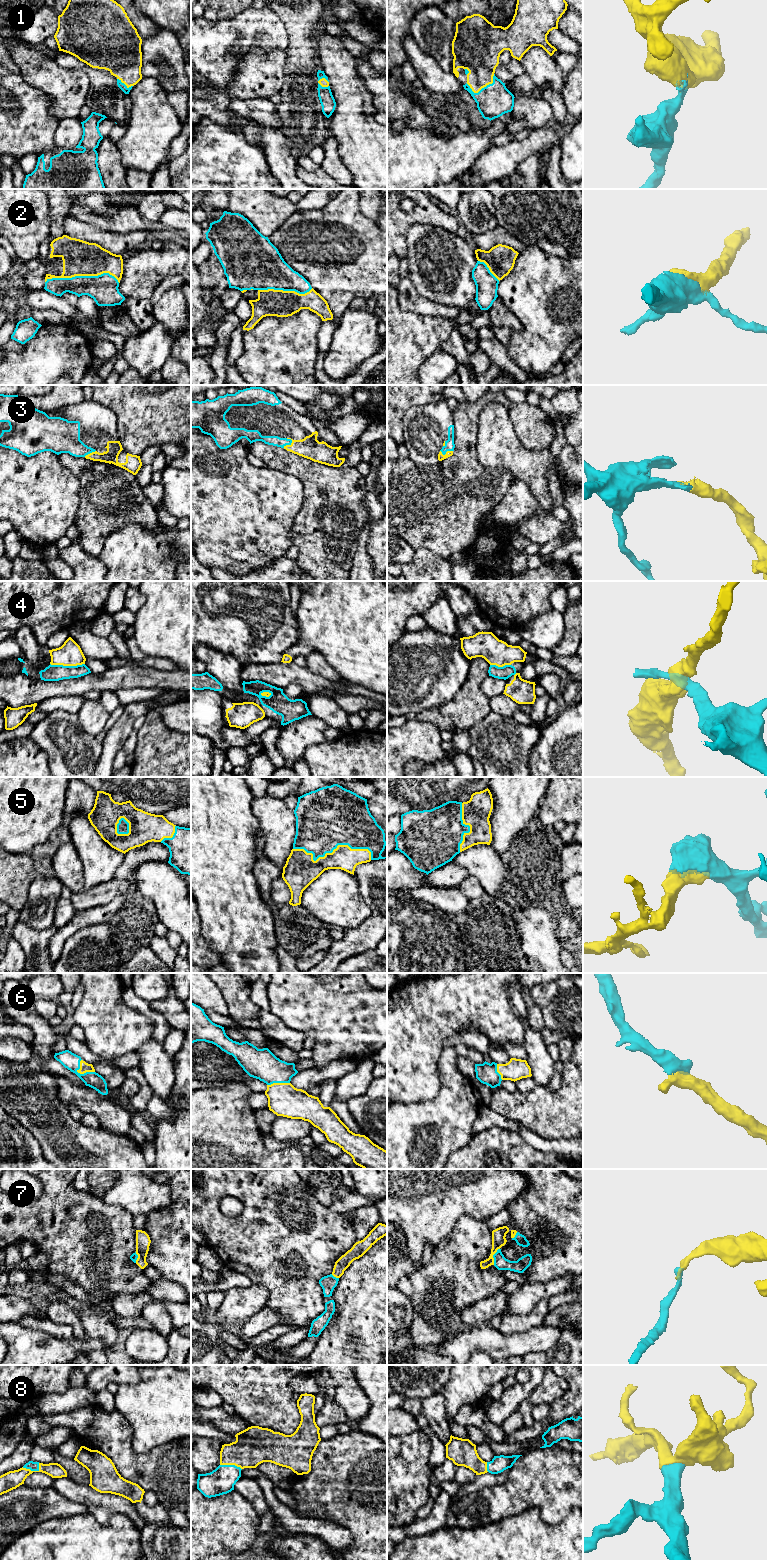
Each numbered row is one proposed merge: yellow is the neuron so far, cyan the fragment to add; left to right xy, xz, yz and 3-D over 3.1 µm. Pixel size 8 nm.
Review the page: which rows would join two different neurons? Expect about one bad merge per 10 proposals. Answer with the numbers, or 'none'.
4

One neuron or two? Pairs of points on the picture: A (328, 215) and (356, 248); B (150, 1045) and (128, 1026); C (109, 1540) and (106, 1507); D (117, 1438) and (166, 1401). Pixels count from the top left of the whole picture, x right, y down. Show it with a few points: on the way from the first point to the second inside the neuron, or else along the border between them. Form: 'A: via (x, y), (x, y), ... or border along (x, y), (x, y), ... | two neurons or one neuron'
A: via (335, 223), (339, 227), (339, 231), (348, 240) | one neuron
B: border along (150, 1037), (135, 1050) | two neurons
C: border along (88, 1512), (101, 1523), (117, 1513), (131, 1521) | two neurons
D: border along (116, 1410), (131, 1426), (132, 1448), (134, 1450) | two neurons

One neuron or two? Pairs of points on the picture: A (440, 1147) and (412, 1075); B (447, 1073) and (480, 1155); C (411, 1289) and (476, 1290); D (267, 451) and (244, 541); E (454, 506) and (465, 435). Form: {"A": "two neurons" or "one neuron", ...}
{"A": "two neurons", "B": "two neurons", "C": "one neuron", "D": "two neurons", "E": "one neuron"}

